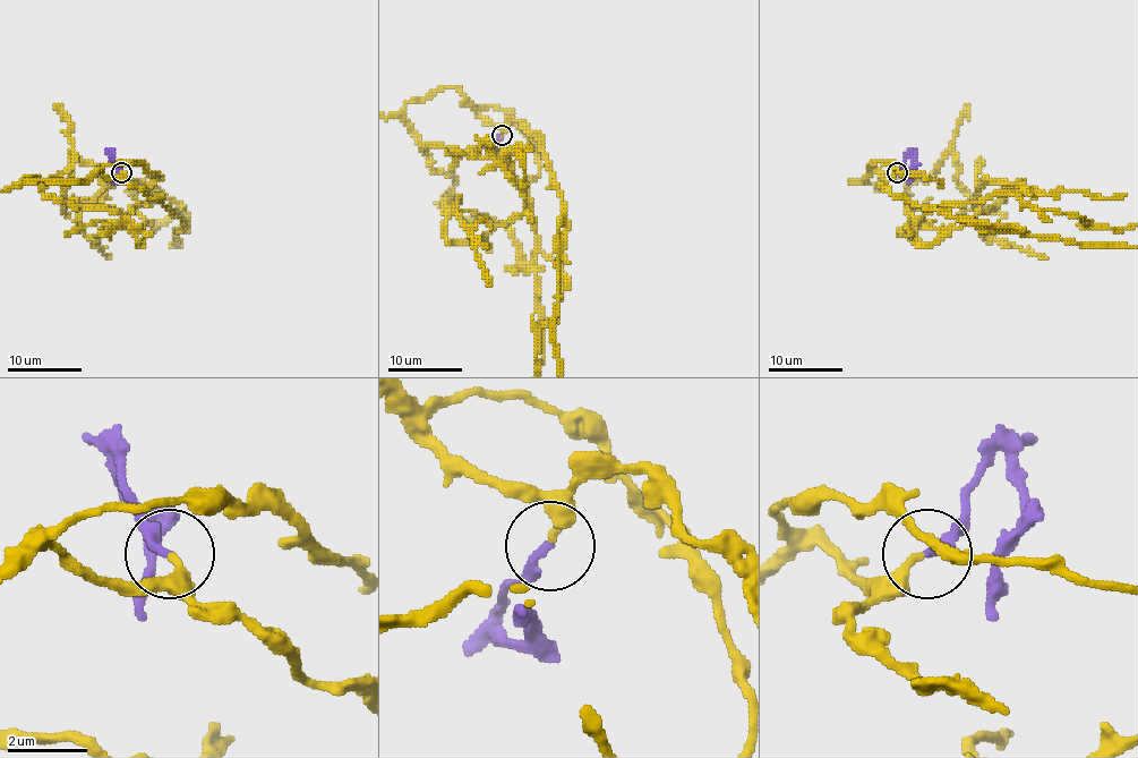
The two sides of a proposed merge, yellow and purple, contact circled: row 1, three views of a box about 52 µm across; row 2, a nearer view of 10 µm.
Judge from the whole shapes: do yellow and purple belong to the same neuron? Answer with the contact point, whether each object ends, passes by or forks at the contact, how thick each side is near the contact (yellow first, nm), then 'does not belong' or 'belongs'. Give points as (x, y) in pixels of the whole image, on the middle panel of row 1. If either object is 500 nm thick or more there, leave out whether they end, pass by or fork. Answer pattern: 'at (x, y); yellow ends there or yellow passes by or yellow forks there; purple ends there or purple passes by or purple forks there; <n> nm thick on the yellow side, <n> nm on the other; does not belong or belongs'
at (502, 135); yellow ends there; purple ends there; 240 nm thick on the yellow side, 240 nm on the other; belongs

